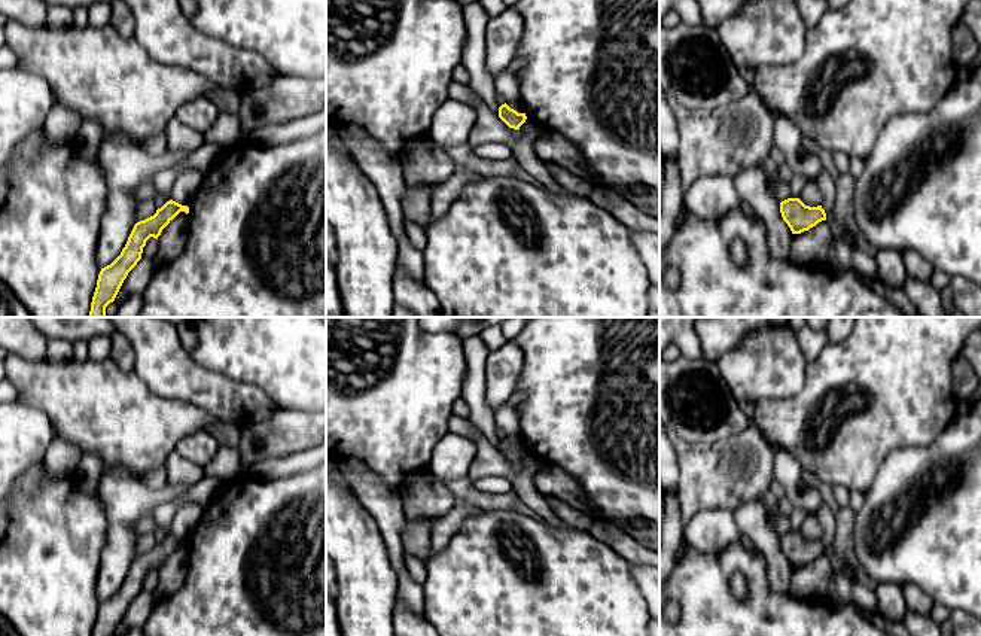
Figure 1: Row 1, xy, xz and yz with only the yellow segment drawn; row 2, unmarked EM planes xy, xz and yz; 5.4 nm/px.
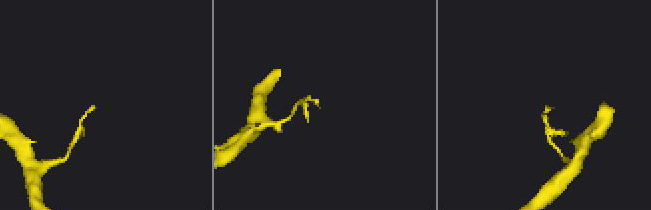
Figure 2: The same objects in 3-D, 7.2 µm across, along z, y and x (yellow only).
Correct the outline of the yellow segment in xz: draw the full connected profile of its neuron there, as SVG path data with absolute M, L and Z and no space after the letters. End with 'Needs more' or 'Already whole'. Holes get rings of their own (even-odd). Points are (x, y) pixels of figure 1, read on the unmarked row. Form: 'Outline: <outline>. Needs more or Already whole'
Outline: M506 436L499 441L499 451L514 463L520 463L520 460L525 456L525 447L518 447L511 442Z. Already whole

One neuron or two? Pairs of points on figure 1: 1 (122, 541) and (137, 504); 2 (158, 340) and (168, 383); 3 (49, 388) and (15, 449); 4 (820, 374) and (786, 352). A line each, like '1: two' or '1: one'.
1: one
2: one
3: two
4: two

